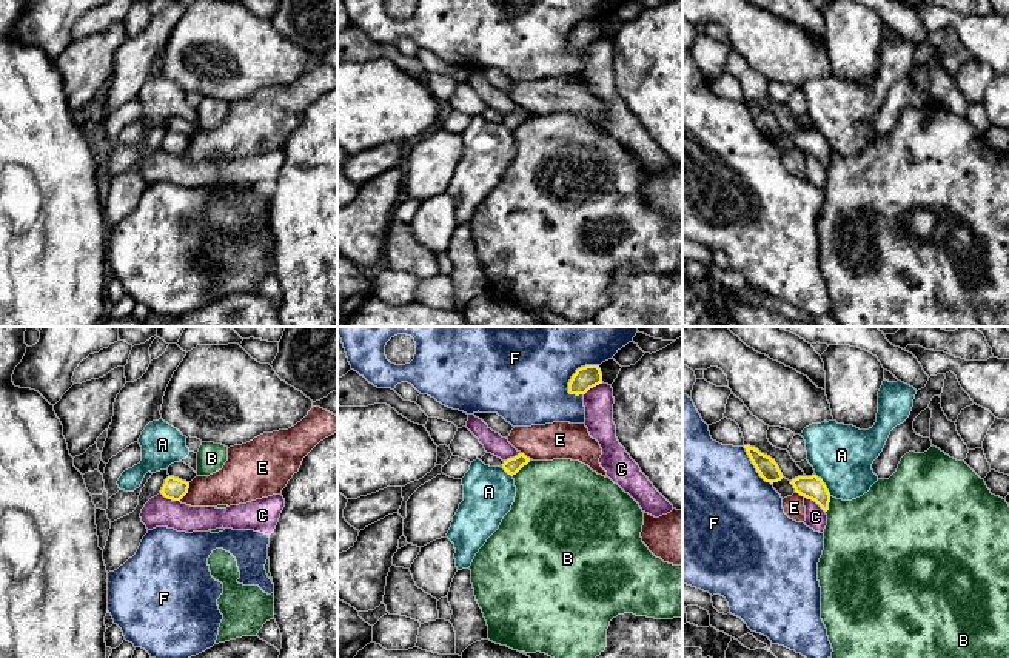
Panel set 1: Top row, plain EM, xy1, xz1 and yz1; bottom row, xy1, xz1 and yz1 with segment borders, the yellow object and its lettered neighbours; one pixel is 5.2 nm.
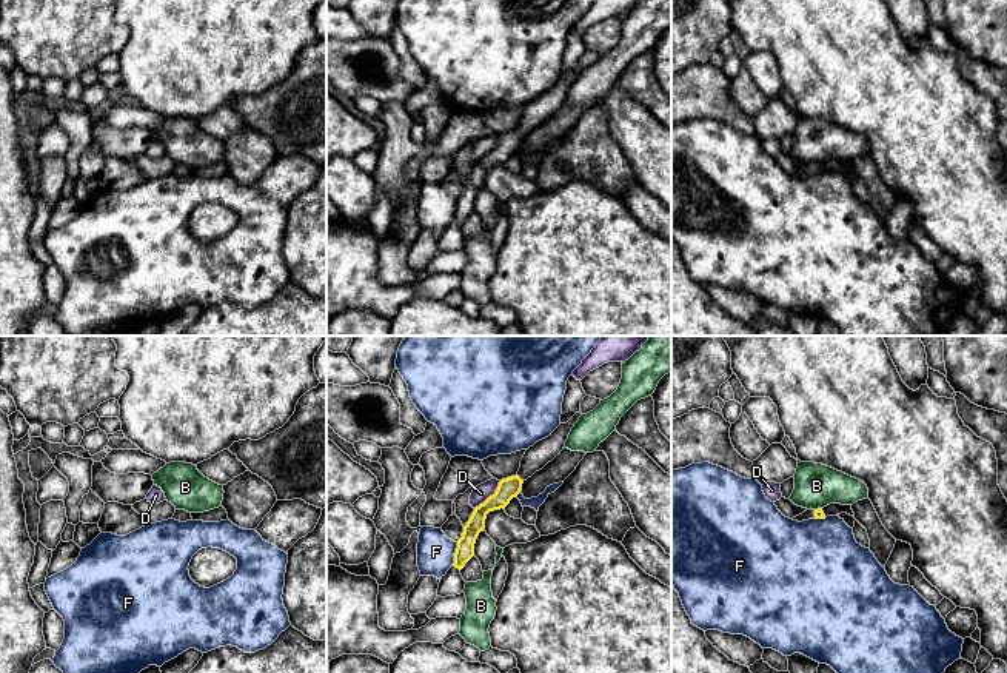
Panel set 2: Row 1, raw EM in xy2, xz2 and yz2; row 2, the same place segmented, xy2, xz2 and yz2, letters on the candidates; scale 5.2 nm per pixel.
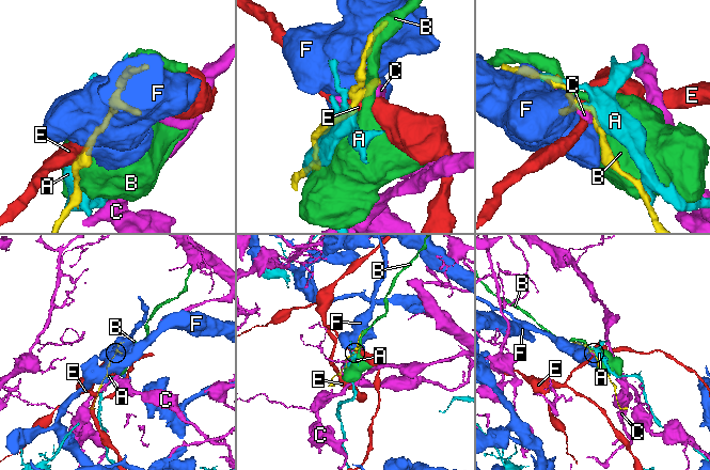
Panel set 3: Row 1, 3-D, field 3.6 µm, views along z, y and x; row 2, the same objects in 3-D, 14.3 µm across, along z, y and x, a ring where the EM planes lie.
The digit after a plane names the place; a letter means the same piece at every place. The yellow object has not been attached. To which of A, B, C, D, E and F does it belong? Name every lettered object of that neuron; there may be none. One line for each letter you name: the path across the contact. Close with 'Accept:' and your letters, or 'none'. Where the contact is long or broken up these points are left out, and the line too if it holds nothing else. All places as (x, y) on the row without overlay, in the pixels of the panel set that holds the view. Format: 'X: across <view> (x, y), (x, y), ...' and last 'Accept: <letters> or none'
Accept: none

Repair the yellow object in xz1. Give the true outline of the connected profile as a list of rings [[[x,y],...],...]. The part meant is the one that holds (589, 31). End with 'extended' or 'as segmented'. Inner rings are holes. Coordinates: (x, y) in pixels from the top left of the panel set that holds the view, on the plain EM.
[[[585,20],[576,25],[568,37],[570,49],[585,49],[590,43],[602,39],[602,28],[599,20]]]; as segmented

